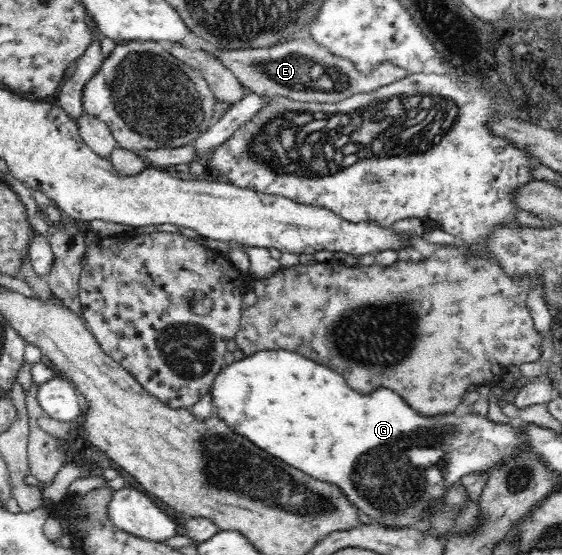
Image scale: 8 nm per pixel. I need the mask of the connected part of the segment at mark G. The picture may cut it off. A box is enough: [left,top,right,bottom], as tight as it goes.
[210,349,533,528]

